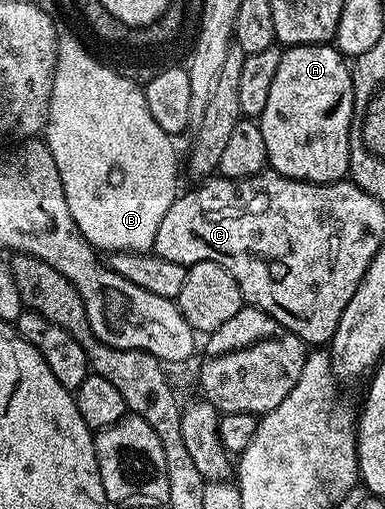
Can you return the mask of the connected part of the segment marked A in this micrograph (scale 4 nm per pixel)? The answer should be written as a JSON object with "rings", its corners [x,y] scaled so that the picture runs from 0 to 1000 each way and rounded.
{"rings":[[[865,86],[831,90],[753,90],[732,104],[725,136],[714,141],[714,157],[704,165],[704,183],[694,189],[694,212],[683,212],[673,246],[683,259],[683,283],[694,291],[696,332],[738,350],[764,350],[779,358],[881,358],[906,340],[906,253],[917,234],[917,139],[894,106]]]}

